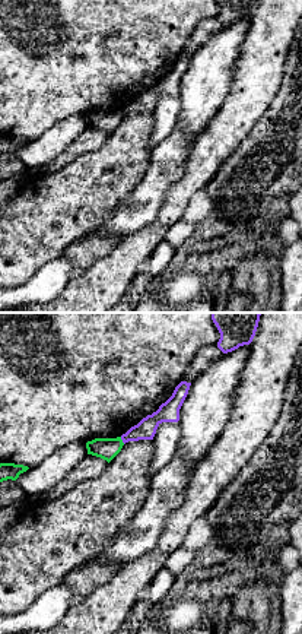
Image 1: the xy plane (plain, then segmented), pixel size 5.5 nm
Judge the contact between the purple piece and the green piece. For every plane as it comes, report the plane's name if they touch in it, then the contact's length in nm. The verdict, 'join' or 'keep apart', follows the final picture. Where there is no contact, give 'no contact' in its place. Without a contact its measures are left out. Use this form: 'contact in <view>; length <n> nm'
contact in xy; length 50 nm

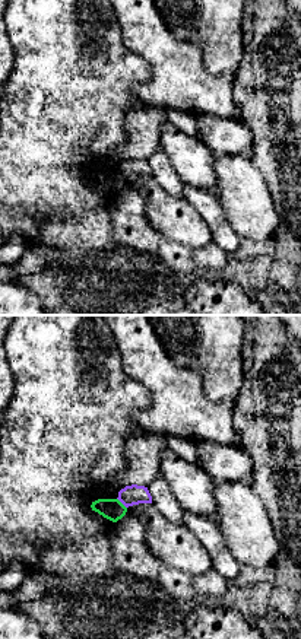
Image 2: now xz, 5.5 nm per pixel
contact in xz; length 80 nm

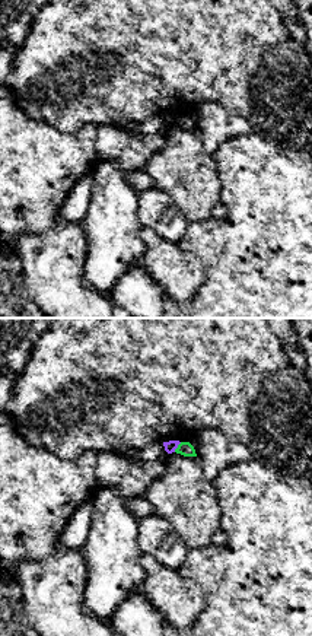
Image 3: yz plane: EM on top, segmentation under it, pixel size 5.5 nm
contact in yz; length 70 nm

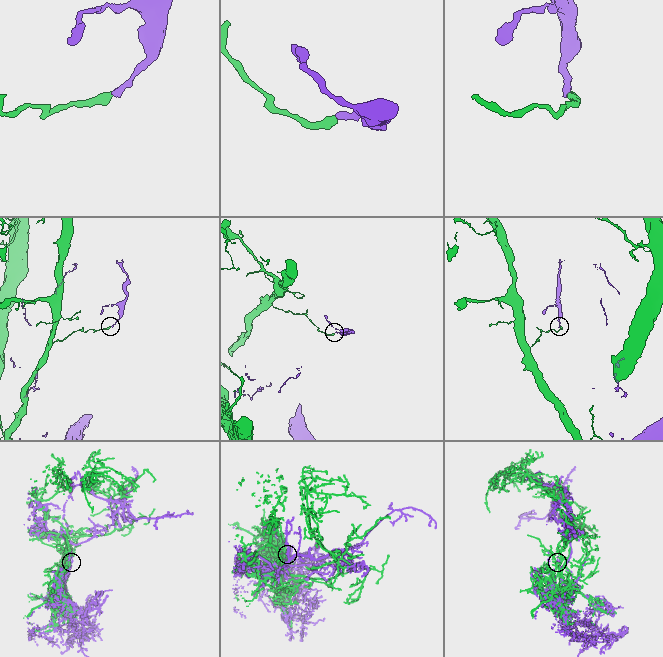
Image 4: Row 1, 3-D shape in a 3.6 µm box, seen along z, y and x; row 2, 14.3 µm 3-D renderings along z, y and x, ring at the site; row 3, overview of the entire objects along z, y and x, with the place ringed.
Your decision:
keep apart

